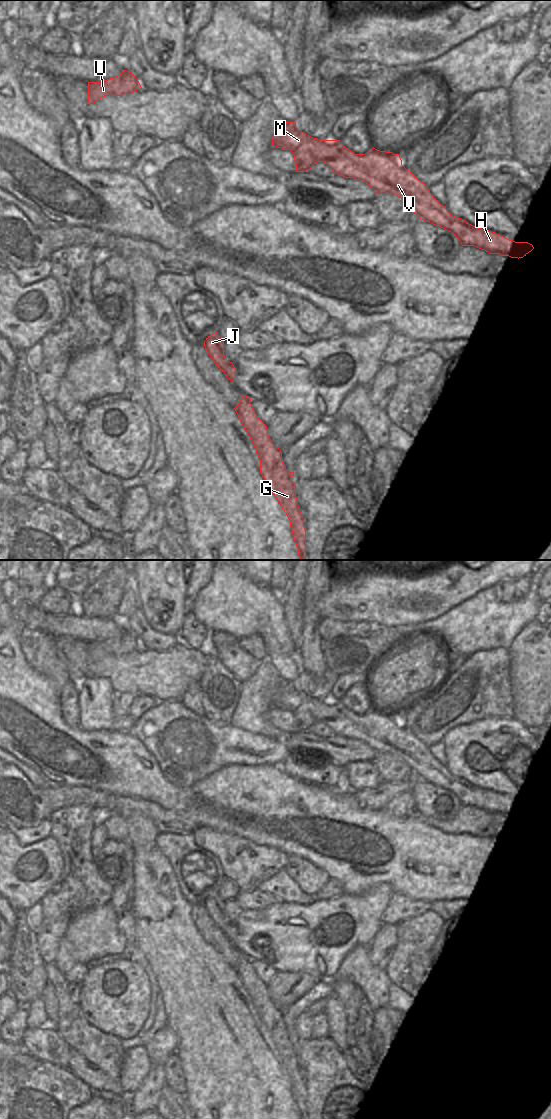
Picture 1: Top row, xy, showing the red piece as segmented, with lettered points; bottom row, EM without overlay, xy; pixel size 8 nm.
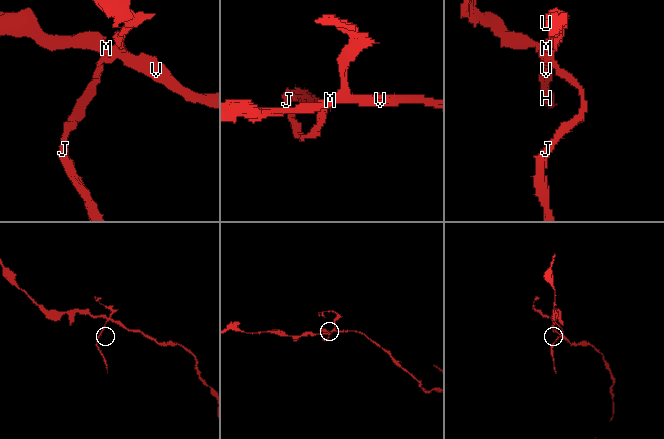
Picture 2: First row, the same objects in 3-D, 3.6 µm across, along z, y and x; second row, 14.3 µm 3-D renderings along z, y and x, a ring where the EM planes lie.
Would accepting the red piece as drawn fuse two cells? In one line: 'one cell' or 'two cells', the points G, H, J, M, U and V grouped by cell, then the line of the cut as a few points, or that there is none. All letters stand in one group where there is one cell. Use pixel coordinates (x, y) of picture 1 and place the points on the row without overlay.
two cells; G J / H M U V; cut in xy along (292, 712), (308, 710), (318, 721)

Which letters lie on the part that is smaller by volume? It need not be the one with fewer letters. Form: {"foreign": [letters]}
{"foreign": ["G", "J"]}

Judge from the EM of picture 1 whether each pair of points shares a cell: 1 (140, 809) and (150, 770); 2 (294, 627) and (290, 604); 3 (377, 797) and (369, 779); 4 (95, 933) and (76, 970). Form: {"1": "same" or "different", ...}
{"1": "different", "2": "same", "3": "different", "4": "different"}

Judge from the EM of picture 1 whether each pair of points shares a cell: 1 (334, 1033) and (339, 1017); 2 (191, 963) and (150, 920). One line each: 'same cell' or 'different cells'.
1: same cell
2: same cell

